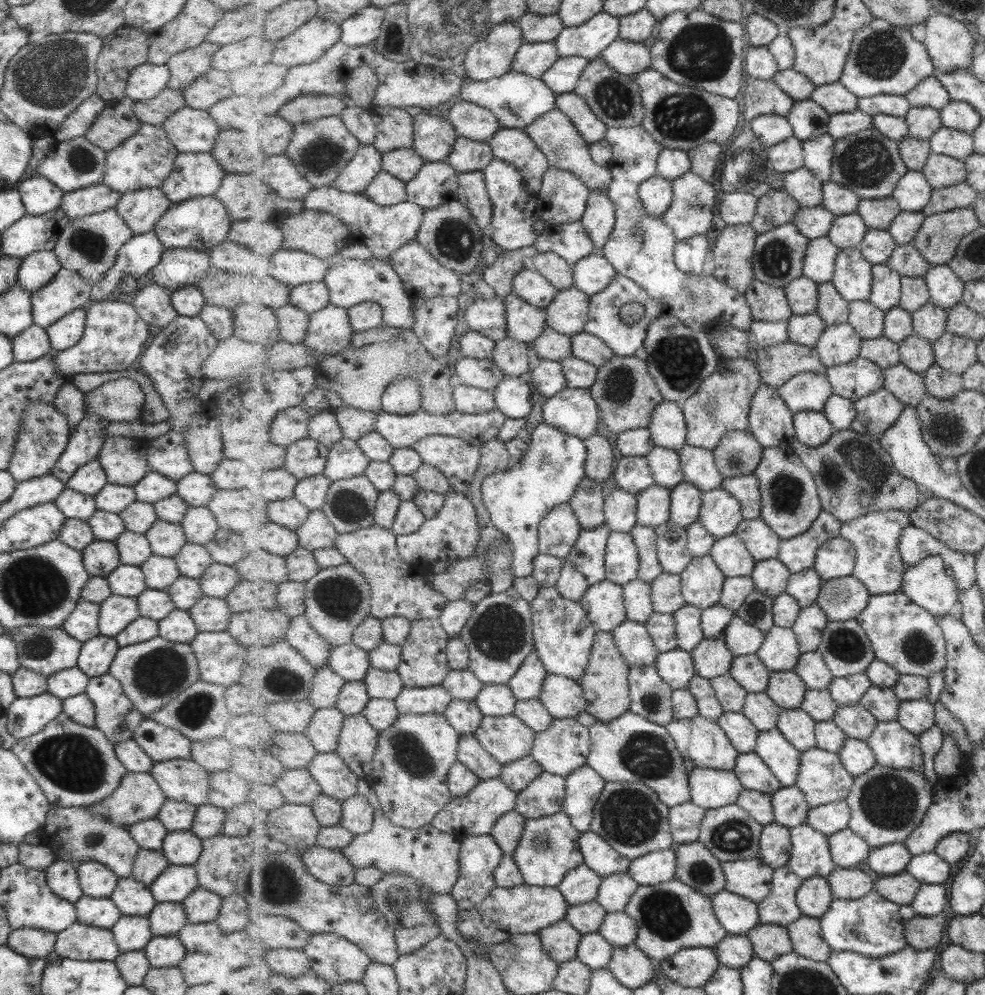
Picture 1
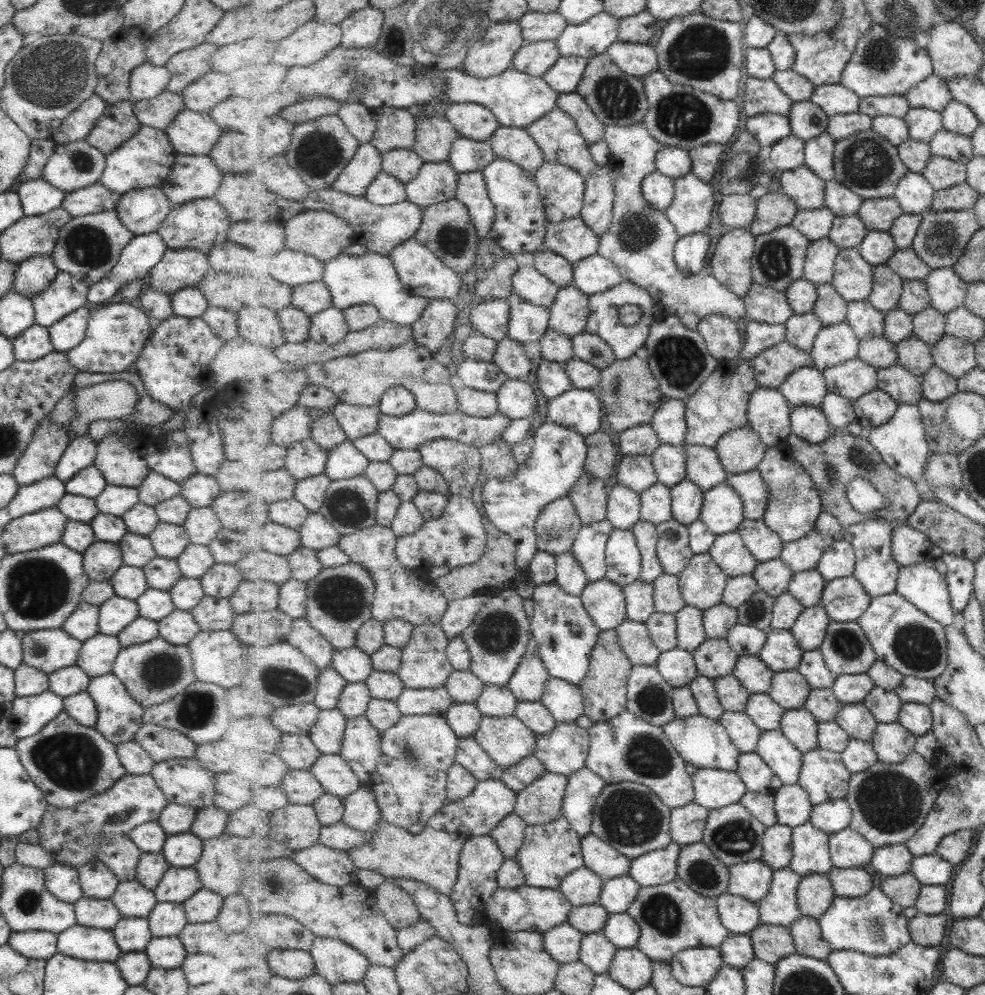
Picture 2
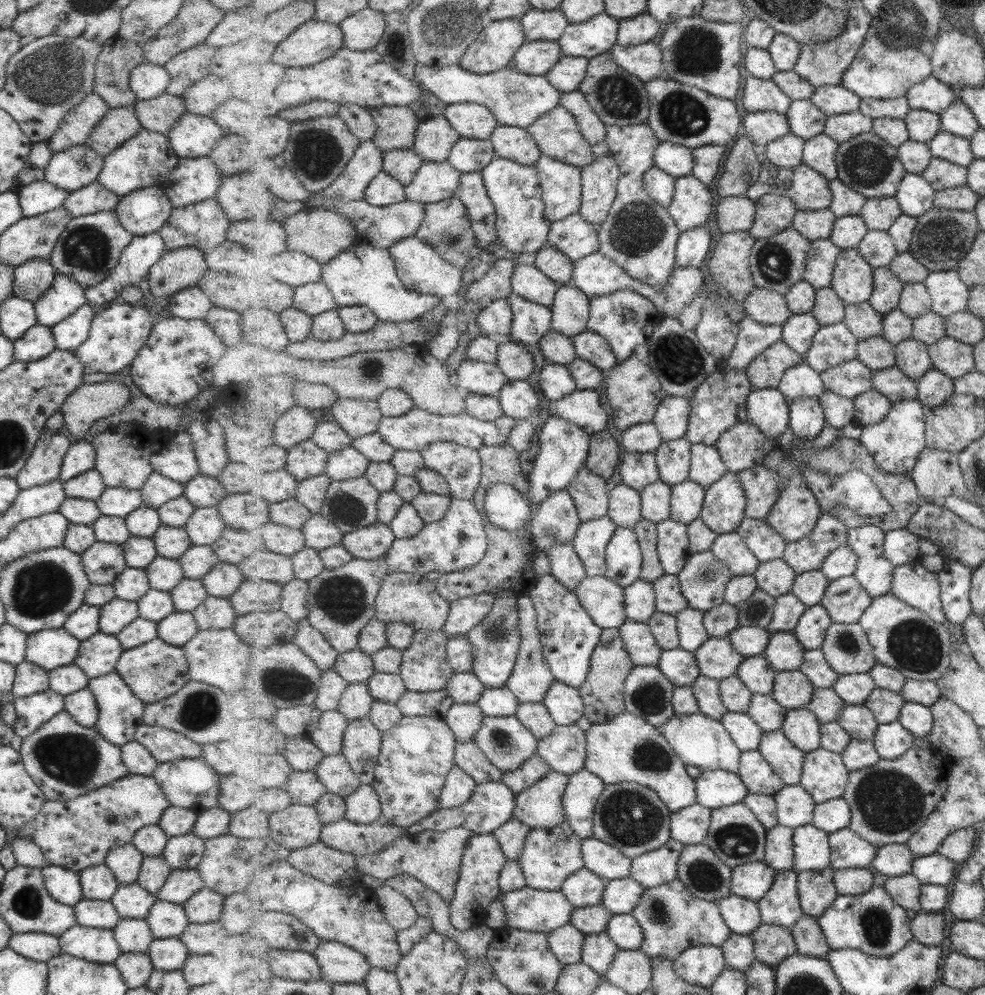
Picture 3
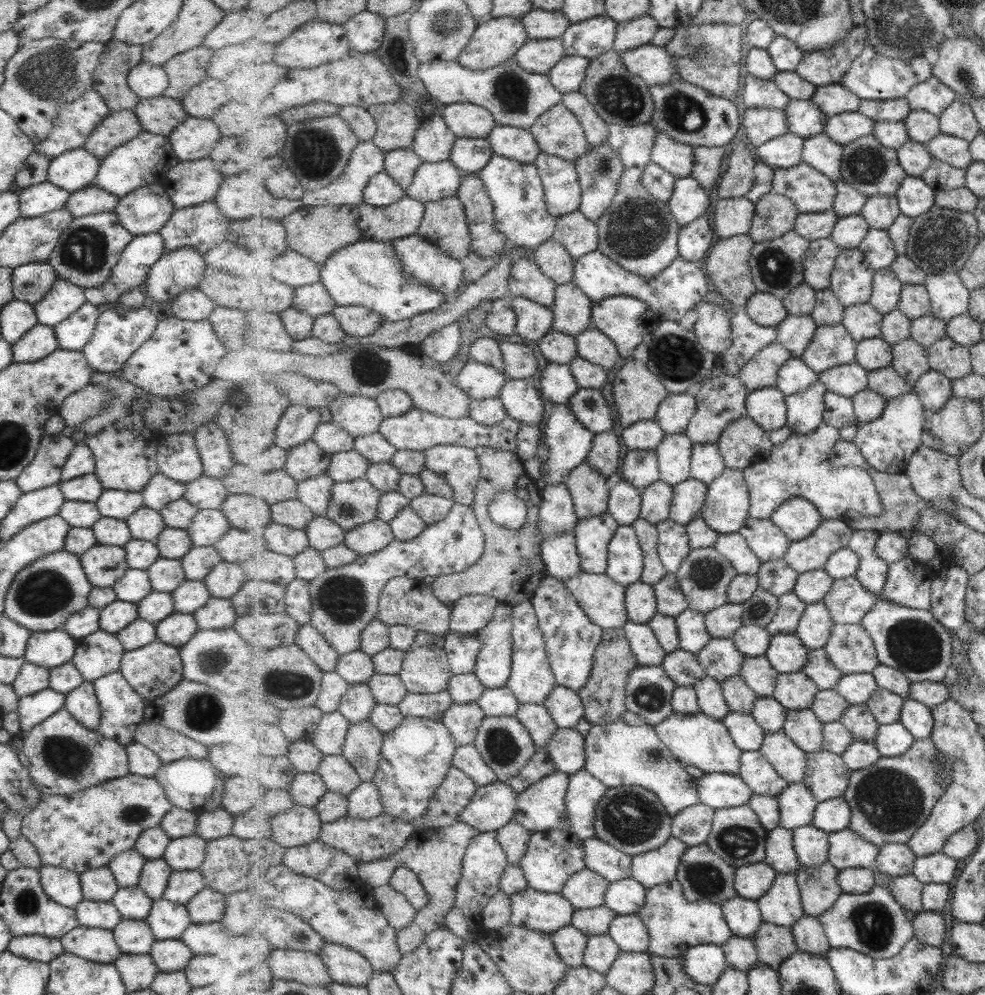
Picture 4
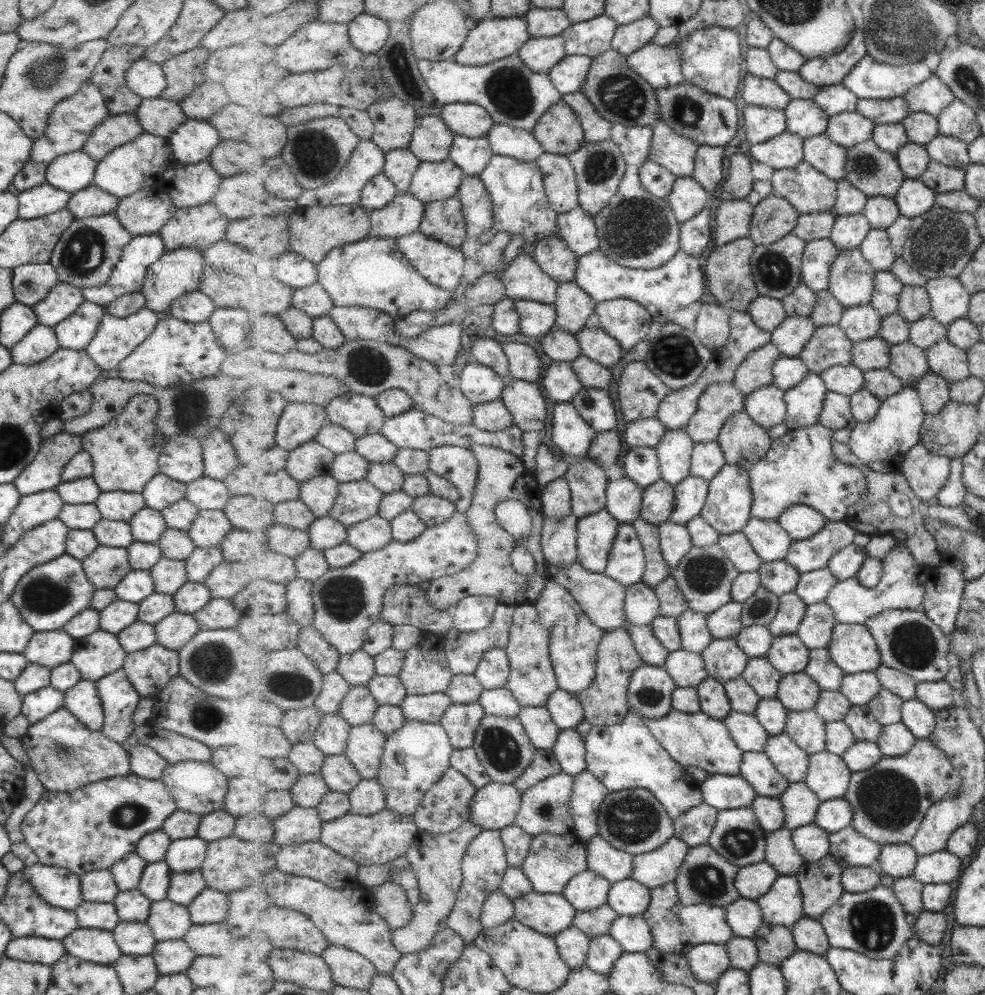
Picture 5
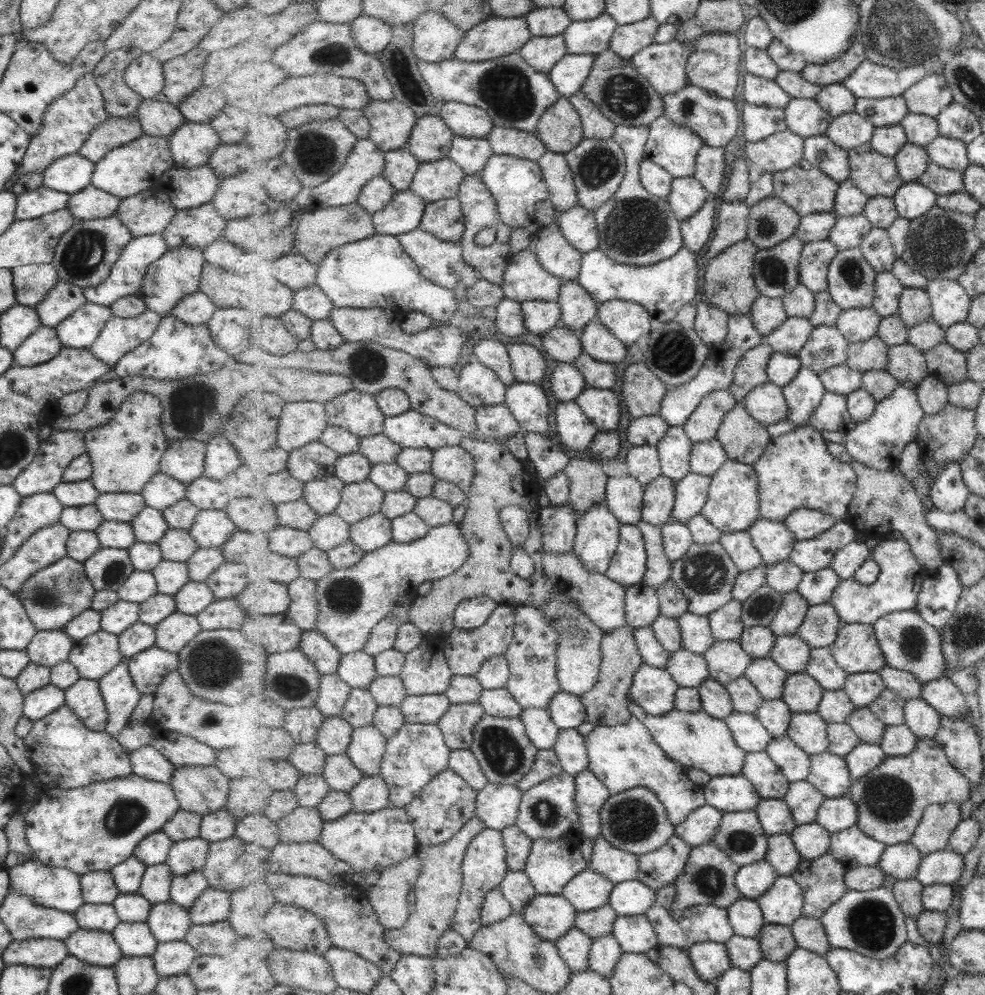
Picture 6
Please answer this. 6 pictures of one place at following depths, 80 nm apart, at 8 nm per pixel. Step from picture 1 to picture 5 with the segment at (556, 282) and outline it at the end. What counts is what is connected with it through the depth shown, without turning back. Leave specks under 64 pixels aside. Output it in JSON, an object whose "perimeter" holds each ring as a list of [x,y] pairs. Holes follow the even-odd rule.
{"perimeter":[[[556,233],[537,241],[533,255],[539,267],[560,284],[576,280],[579,257]]]}

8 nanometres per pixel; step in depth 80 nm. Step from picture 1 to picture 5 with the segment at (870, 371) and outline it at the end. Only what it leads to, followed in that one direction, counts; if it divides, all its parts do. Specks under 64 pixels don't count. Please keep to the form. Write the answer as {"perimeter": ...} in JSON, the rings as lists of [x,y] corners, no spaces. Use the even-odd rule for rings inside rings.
{"perimeter":[[[851,363],[828,368],[820,376],[828,390],[850,398],[859,390],[864,389],[866,384],[865,374],[866,371]]]}

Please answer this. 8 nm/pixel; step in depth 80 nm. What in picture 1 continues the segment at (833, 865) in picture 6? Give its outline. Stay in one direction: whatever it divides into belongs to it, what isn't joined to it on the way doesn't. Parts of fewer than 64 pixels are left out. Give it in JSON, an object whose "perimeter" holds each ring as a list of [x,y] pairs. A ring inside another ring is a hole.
{"perimeter":[[[818,876],[805,879],[797,896],[803,915],[819,919],[830,909],[834,899],[829,880]]]}

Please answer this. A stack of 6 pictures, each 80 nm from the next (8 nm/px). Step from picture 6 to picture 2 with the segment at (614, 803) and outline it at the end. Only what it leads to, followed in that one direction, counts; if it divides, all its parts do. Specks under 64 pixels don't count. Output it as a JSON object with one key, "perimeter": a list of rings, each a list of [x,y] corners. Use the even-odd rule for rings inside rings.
{"perimeter":[[[629,781],[608,784],[594,807],[592,833],[634,860],[670,846],[674,841],[670,829],[671,817],[672,809],[646,784]]]}

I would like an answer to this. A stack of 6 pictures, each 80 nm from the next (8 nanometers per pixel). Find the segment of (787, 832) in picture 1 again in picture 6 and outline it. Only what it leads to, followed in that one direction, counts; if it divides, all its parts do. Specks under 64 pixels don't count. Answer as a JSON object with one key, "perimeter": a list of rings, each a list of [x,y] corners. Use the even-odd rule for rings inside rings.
{"perimeter":[[[775,834],[768,837],[766,861],[779,875],[792,876],[798,871],[803,859],[790,834]]]}

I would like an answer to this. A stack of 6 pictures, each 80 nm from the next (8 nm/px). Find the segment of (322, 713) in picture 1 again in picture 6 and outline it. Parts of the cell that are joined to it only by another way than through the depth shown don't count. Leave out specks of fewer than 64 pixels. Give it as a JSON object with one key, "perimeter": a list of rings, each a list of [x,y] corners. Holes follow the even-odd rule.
{"perimeter":[[[341,715],[326,717],[316,744],[329,756],[346,754],[350,748],[354,727]]]}

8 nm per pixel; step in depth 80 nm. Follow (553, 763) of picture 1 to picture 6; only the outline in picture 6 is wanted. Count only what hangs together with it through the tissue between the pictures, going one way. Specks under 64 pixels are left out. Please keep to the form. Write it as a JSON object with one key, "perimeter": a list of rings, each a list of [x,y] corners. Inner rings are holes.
{"perimeter":[[[562,729],[552,750],[557,754],[564,772],[573,777],[590,767],[586,738],[577,729]]]}

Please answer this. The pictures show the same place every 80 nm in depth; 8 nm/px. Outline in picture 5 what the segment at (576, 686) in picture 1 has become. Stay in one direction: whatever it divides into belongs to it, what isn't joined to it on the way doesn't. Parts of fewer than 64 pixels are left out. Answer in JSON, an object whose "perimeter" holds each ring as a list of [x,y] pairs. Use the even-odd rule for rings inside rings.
{"perimeter":[[[559,689],[547,701],[547,706],[559,729],[577,729],[586,718],[582,701],[572,692]]]}

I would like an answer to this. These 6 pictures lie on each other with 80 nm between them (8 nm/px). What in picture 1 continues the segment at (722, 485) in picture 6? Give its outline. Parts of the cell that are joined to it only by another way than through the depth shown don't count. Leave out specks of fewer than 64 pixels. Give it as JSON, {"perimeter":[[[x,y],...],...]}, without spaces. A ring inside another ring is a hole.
{"perimeter":[[[727,489],[702,492],[699,521],[716,539],[734,535],[743,519],[742,504]]]}

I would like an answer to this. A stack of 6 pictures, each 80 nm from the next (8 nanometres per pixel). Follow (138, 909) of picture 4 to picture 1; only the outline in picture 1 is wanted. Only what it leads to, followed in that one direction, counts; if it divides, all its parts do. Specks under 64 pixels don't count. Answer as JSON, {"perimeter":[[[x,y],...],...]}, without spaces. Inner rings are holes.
{"perimeter":[[[131,876],[117,880],[109,899],[123,916],[145,917],[156,903],[148,887],[135,881]]]}

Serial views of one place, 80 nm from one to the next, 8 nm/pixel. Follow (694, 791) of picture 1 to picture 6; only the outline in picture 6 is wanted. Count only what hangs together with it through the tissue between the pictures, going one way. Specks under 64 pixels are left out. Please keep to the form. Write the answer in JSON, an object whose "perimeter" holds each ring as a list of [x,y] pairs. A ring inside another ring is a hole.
{"perimeter":[[[744,775],[713,777],[705,786],[706,802],[723,812],[756,810],[762,797]]]}

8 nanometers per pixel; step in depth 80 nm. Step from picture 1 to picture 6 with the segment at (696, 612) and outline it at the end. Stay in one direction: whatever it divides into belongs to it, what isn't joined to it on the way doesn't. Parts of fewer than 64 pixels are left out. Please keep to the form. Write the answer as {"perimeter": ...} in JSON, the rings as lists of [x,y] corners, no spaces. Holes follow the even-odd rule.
{"perimeter":[[[691,611],[678,618],[682,628],[683,646],[694,653],[705,654],[715,644],[716,638],[708,615],[699,615]]]}

